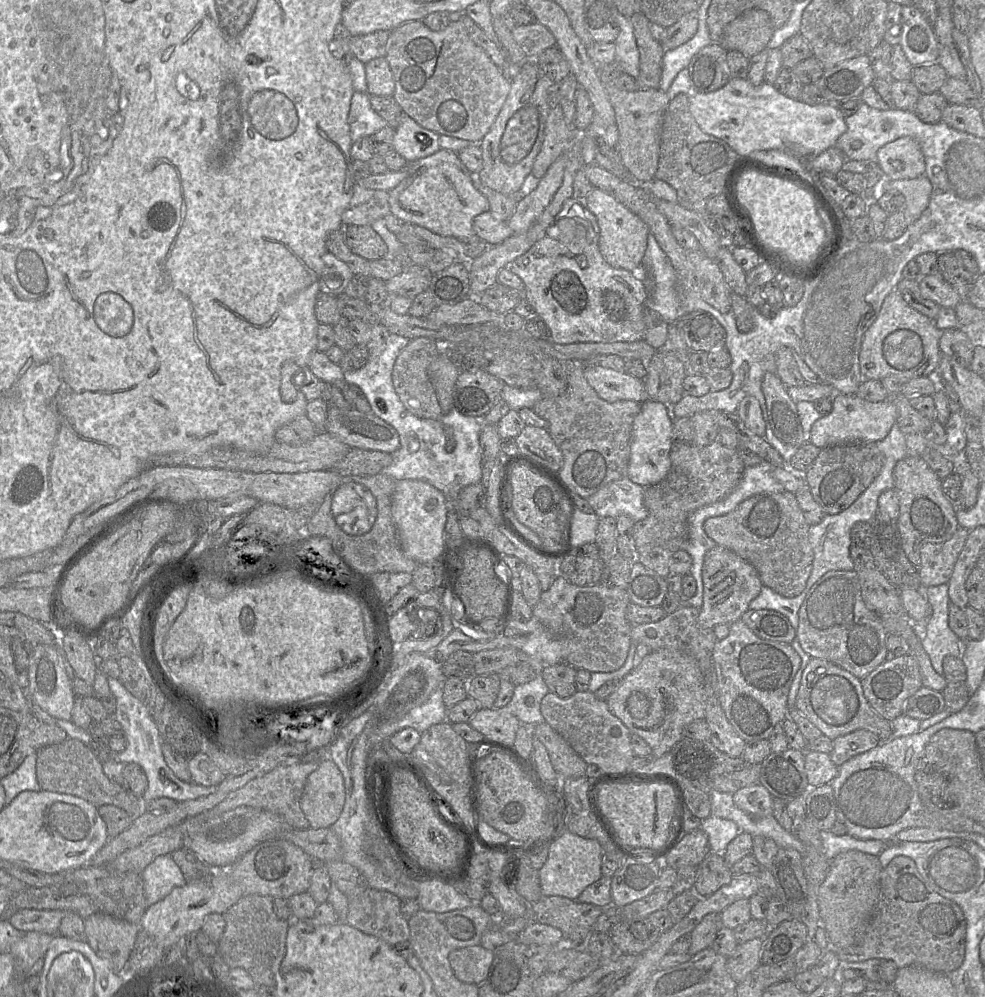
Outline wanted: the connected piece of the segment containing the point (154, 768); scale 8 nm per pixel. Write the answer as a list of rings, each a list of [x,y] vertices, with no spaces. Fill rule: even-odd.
[[[108,677],[111,693],[115,696],[117,707],[114,718],[121,724],[124,737],[127,740],[126,749],[122,752],[111,753],[112,759],[124,764],[135,763],[140,765],[148,780],[147,789],[143,795],[144,802],[165,797],[177,802],[197,799],[215,793],[217,786],[202,786],[193,781],[184,782],[178,779],[166,764],[161,750],[162,737],[159,735],[156,723],[147,707],[134,697],[117,678]]]

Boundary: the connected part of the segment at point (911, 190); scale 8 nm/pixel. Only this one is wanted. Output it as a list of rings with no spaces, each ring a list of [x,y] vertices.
[[[924,174],[918,178],[907,180],[891,180],[882,175],[882,179],[872,190],[870,202],[876,202],[880,193],[897,191],[905,197],[904,213],[906,213],[907,227],[918,220],[927,208],[932,192],[932,186]]]

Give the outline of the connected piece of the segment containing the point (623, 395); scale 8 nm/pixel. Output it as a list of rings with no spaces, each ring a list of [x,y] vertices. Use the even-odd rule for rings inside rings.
[[[585,366],[584,376],[597,395],[609,403],[649,400],[644,381],[603,366]]]

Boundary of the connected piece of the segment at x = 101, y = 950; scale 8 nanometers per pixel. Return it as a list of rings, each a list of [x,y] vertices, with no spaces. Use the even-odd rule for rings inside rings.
[[[94,913],[84,922],[90,947],[121,974],[134,948],[139,925],[103,913]]]

